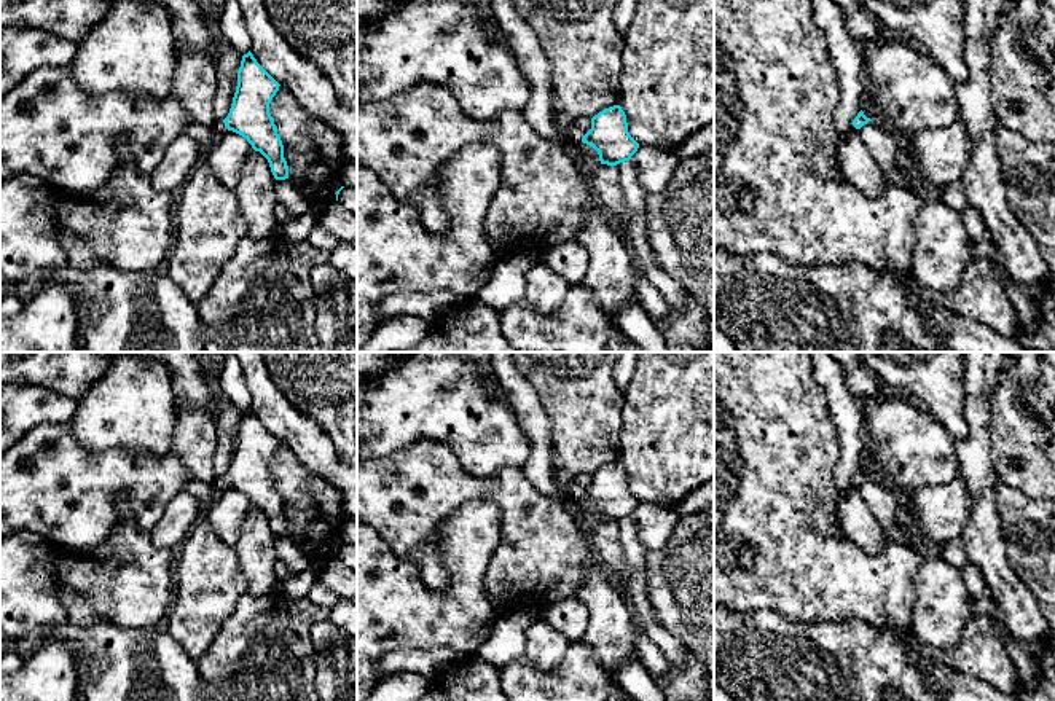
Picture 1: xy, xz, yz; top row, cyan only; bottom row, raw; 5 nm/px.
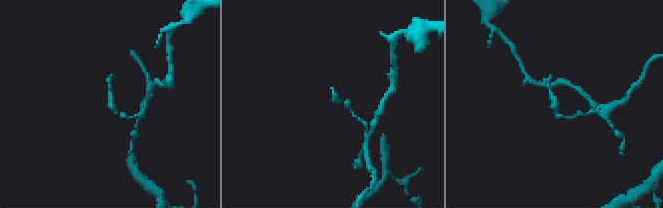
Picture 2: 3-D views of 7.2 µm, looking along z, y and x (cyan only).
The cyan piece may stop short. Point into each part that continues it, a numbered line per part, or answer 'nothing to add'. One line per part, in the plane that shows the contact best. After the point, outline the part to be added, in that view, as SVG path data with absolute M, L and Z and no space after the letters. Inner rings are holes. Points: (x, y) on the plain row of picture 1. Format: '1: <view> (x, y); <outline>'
1: xy (219, 486); M217 476L212 483L212 495L202 502L202 510L207 513L222 497L222 494L228 489L223 476Z

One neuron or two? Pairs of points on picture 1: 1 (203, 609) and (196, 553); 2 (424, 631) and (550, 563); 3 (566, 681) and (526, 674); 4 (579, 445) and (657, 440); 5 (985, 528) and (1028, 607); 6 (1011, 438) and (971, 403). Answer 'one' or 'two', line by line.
1: one
2: two
3: one
4: two
5: one
6: two

